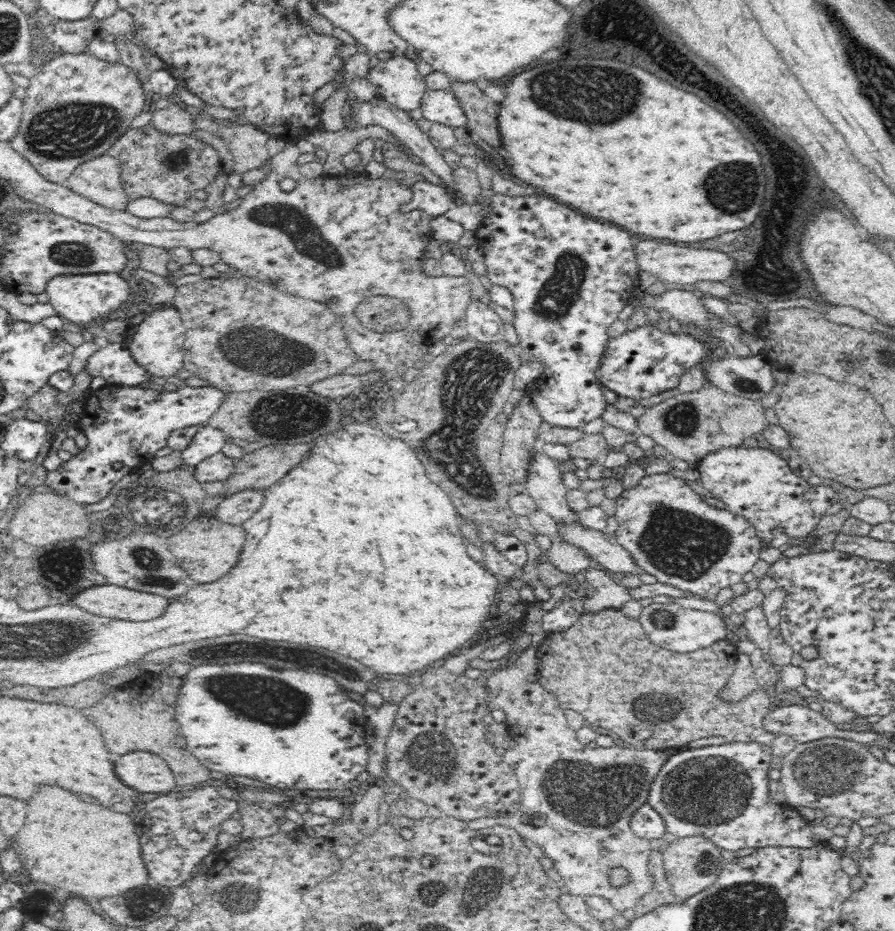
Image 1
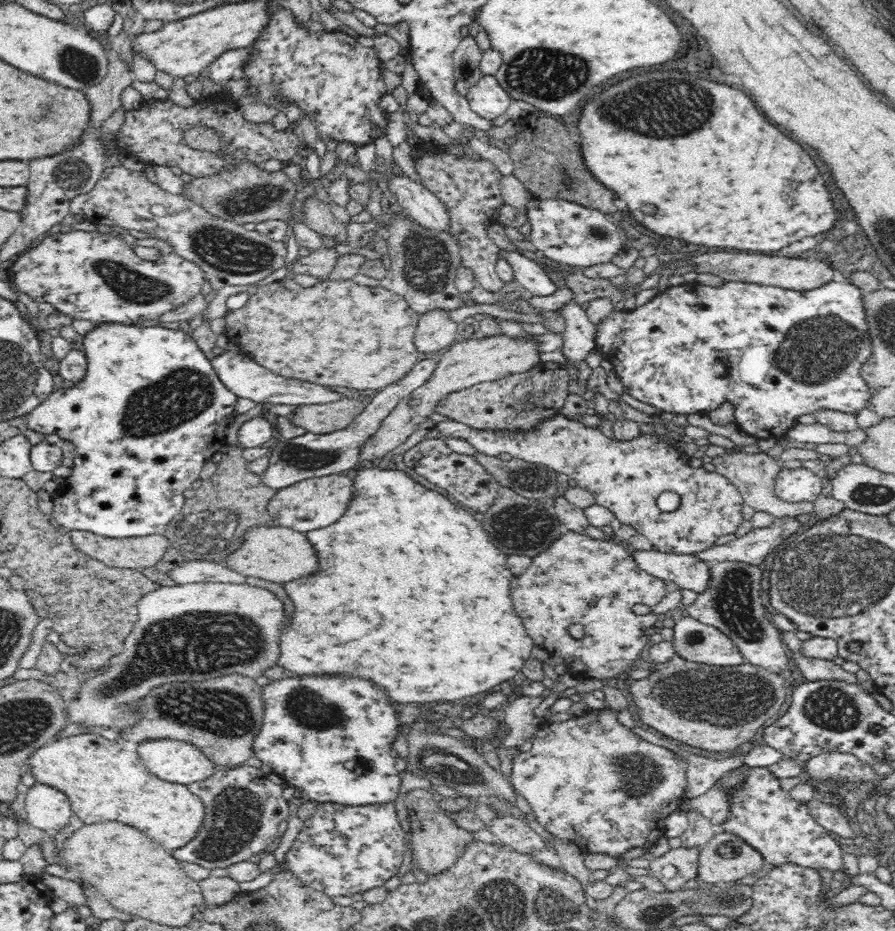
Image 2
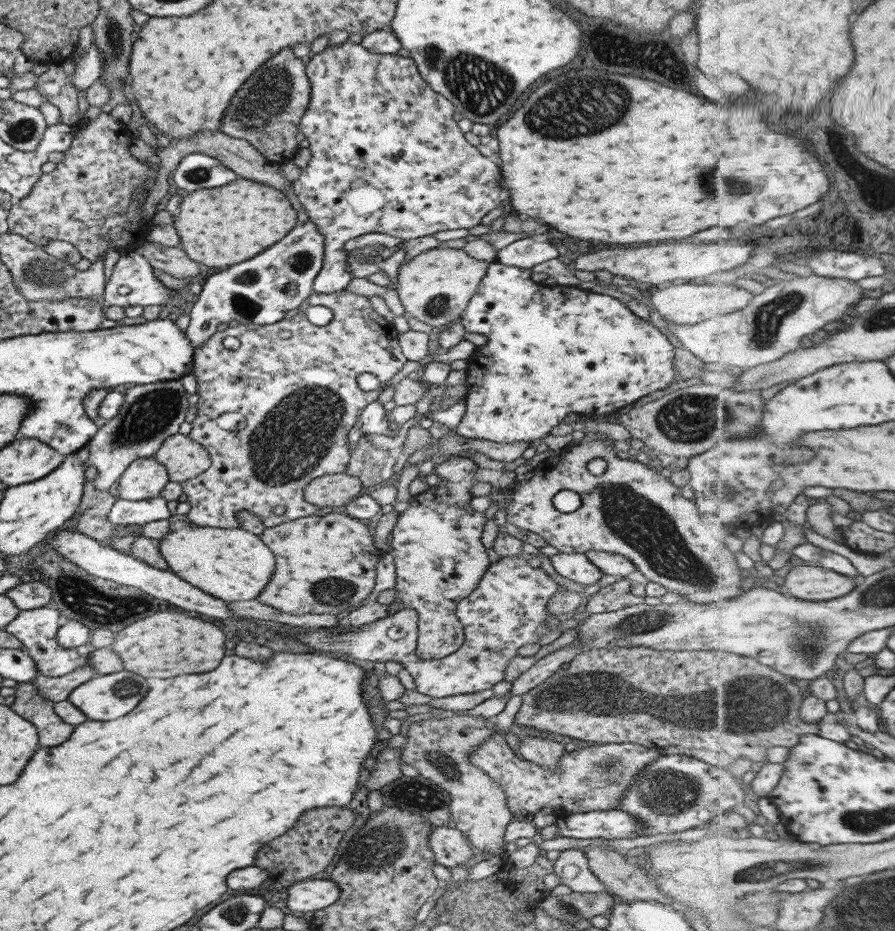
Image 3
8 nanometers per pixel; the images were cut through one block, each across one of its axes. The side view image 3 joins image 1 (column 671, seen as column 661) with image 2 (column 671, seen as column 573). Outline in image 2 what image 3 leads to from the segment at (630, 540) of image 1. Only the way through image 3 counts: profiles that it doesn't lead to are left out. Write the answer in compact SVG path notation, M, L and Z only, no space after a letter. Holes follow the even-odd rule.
M561 412L542 420L532 430L478 430L456 421L442 421L435 424L436 430L444 436L467 440L478 453L488 456L499 456L507 452L514 459L525 460L552 467L552 470L563 472L577 481L594 495L595 502L608 508L622 524L634 527L638 534L644 535L658 551L674 554L693 554L710 548L718 538L734 534L742 522L743 498L739 490L718 471L709 472L703 467L693 468L682 458L676 444L670 444L660 435L642 434L628 440L608 438L597 427L588 427L581 422L566 418ZM672 491L681 498L680 506L674 512L664 512L658 508L656 498L662 492Z

